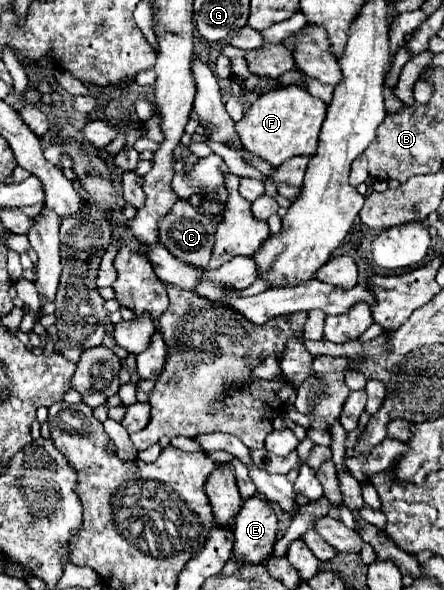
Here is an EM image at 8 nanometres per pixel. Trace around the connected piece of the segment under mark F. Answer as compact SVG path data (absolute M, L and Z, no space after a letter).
M284 86L278 90L264 92L244 114L240 122L236 122L238 134L242 136L242 144L246 150L254 152L262 160L272 166L280 166L282 162L306 154L312 156L318 148L320 128L326 116L326 104L314 98L306 88L300 86Z

